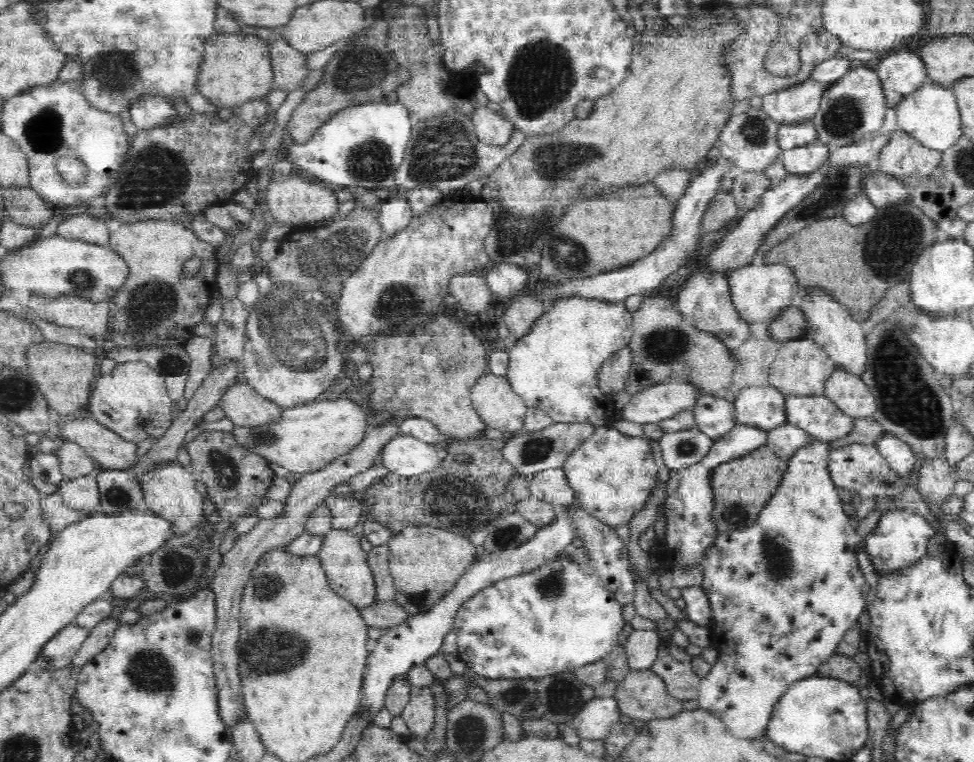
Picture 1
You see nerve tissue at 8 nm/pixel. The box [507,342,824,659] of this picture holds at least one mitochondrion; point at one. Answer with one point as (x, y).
(776, 559)

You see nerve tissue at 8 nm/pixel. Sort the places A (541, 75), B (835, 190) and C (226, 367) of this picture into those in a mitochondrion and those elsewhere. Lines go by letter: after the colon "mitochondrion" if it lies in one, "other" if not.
A: mitochondrion
B: mitochondrion
C: other

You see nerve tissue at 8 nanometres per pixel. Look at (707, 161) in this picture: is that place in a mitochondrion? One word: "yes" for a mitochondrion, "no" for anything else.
no

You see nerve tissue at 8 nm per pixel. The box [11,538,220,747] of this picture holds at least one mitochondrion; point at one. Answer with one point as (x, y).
(150, 670)

